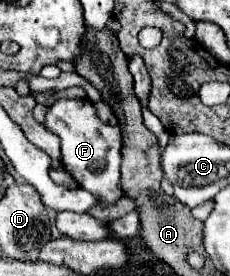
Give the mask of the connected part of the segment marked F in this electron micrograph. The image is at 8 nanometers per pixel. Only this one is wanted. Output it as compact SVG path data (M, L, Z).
M58 100L48 108L46 128L60 136L62 140L62 164L64 170L94 196L98 196L100 206L116 204L122 198L120 190L120 148L122 134L120 128L100 122L96 110L88 100Z

